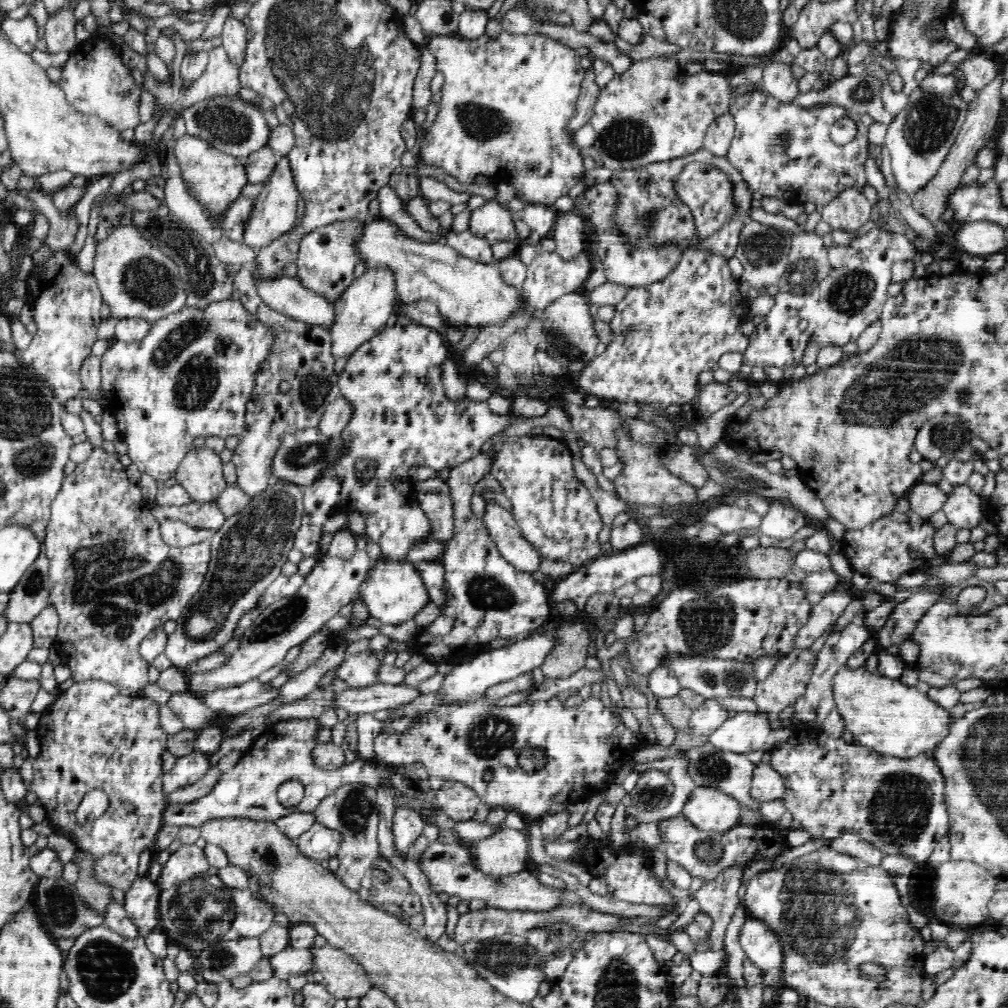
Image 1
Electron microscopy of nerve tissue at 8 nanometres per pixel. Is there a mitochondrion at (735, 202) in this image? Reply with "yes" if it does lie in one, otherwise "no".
no

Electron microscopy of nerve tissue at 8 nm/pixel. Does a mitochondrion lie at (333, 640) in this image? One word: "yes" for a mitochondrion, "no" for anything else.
no

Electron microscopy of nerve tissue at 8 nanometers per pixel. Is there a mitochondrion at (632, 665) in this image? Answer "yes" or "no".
no

